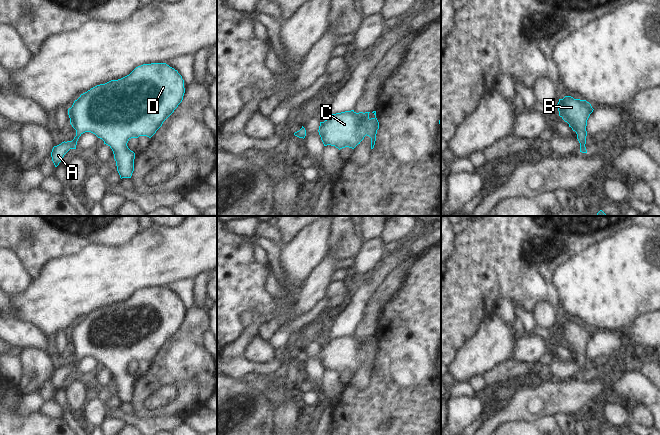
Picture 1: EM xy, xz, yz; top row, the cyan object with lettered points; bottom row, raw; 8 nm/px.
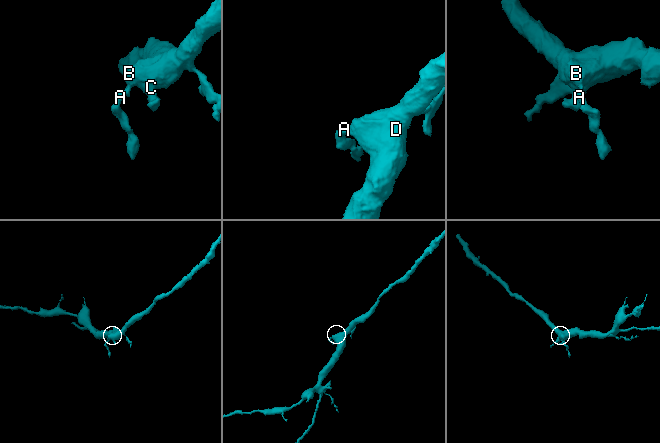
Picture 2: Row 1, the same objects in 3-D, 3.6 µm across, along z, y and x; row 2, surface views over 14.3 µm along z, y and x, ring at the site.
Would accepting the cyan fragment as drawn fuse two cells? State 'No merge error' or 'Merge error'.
No merge error

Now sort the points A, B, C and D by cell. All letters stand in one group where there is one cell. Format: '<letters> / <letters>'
A B C D

